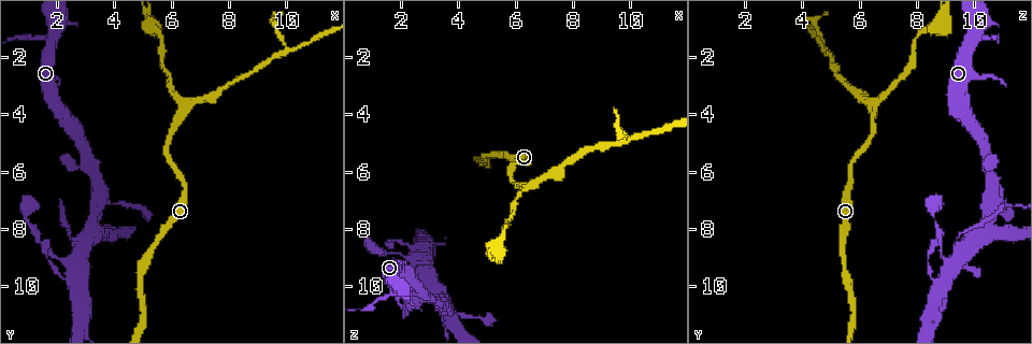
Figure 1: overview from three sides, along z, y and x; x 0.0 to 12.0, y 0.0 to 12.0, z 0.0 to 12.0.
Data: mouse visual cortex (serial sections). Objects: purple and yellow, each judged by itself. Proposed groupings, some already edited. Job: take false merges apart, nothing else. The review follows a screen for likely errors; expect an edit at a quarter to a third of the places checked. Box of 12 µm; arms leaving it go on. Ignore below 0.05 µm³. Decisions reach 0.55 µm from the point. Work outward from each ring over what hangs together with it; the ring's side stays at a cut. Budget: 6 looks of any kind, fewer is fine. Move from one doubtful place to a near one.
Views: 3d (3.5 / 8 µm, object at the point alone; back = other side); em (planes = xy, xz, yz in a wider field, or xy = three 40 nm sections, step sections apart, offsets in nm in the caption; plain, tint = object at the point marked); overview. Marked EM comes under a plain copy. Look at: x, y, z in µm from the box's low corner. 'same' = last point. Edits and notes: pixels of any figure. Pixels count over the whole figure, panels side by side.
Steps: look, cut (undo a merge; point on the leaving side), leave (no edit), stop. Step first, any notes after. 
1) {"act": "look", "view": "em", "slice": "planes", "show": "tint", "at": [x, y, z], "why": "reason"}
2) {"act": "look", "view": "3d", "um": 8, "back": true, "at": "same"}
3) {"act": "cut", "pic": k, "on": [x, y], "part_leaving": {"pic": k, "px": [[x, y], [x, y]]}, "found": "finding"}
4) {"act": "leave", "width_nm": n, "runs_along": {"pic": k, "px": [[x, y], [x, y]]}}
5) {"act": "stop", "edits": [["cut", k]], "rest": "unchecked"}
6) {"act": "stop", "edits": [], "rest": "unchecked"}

{"act": "look", "view": "em", "slice": "xy", "step": 5, "show": "tint", "at": [1.2, 1.4, 10.4], "why": "calibre changes"}

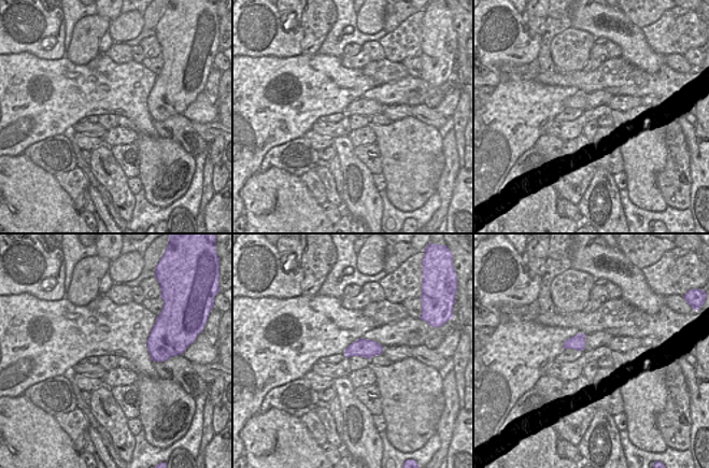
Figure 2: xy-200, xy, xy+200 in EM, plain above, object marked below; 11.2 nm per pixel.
{"act": "look", "view": "3d", "um": 3.5, "at": "same", "why": "wider look"}

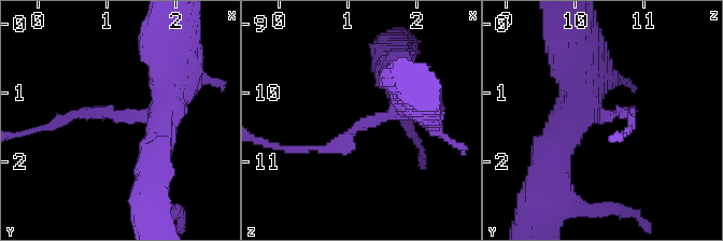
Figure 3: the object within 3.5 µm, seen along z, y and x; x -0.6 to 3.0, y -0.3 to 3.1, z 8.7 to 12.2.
{"act": "leave", "arm_widths_nm": [150, 450], "runs_along": {"pic": 3, "px": [[402, 83], [386, 116], [332, 146], [303, 149]]}, "found": "all the same cell"}

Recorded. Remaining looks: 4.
{"act": "look", "view": "3d", "um": 3.5, "at": [6.5, 3.8, 6.4], "why": "three-way junction"}

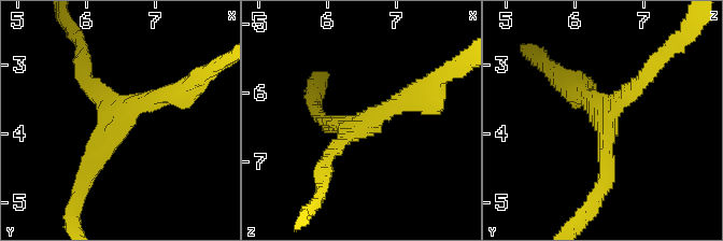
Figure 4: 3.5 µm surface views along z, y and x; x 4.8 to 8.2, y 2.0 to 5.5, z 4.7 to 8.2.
{"act": "look", "view": "em", "slice": "xy", "step": 1, "show": "tint", "at": [6.50, 3.80, 6.45], "arms": 3, "arm_widths_nm": [200, 250, 250]}

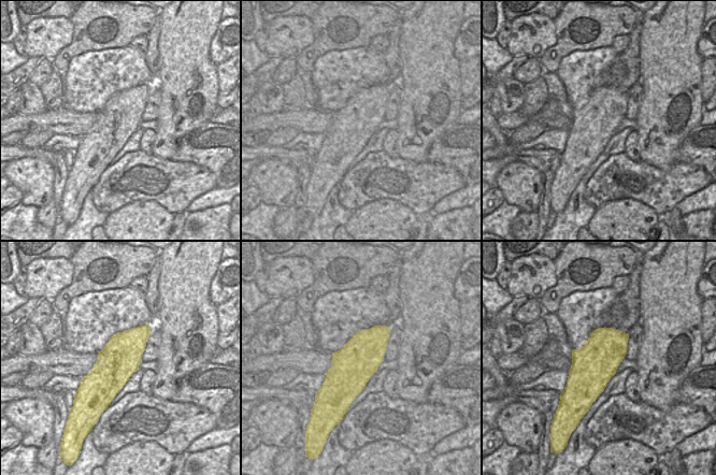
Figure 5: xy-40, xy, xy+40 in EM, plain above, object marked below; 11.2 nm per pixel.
{"act": "leave", "runs_along": {"pic": 4, "px": [[84, 184], [124, 114], [176, 91]]}, "found": "all the same cell"}

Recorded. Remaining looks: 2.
{"act": "look", "view": "3d", "um": 3.5, "at": [10.1, 1.7, 4.8], "why": "three arms meet"}

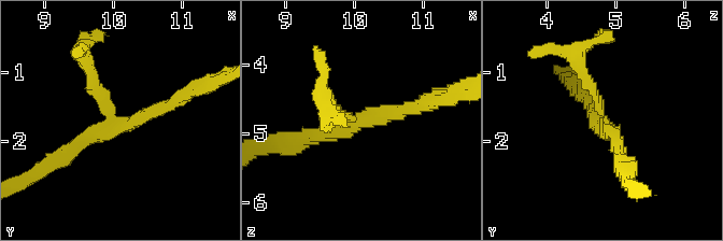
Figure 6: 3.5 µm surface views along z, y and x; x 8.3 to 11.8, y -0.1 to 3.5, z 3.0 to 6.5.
{"act": "look", "view": "em", "slice": "xy", "step": 5, "show": "tint", "at": [10.10, 1.75, 4.85], "arms": 3, "arm_widths_nm": [150, 200, 200], "why": "shape alone is not enough"}

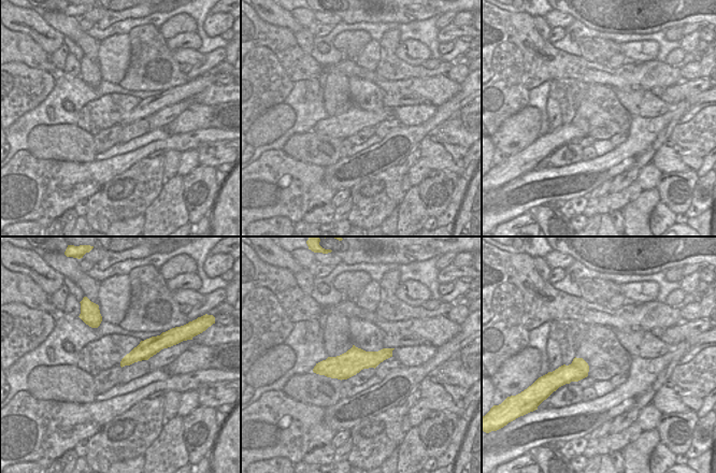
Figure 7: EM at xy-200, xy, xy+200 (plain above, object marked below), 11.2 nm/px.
{"act": "cut", "pic": 6, "on": [96, 85], "width_nm": 280, "part_leaving": {"pic": 6, "px": [[114, 114], [81, 57], [94, 34]]}, "found": "a second cell is stuck on"}

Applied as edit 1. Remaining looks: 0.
{"act": "stop", "edits": [["cut", 6]], "rest": "unchecked"}

